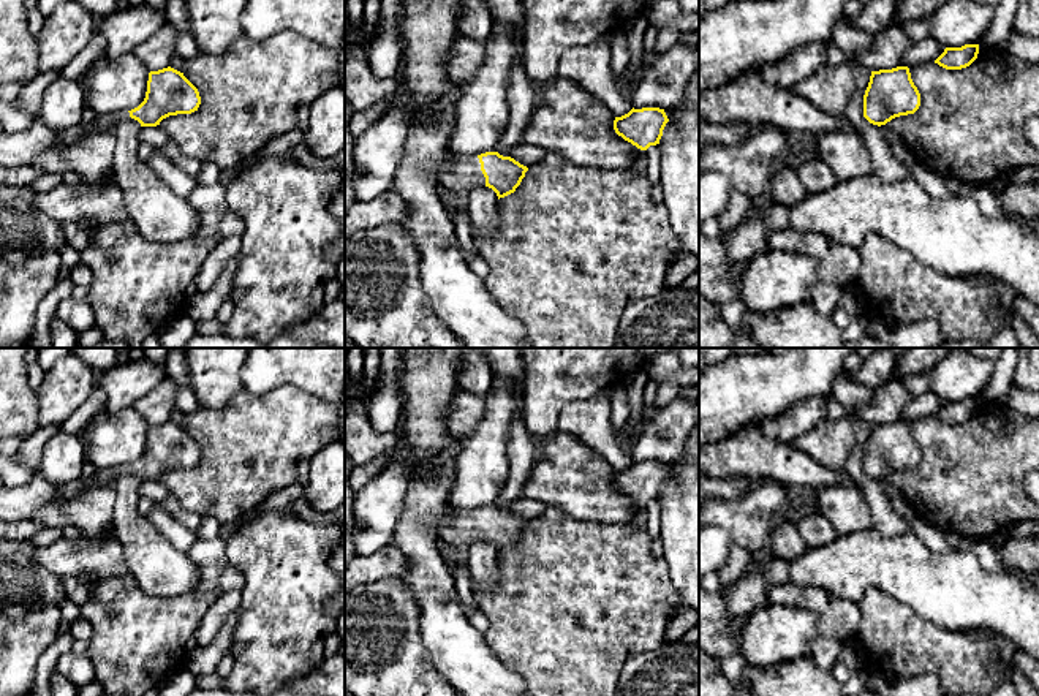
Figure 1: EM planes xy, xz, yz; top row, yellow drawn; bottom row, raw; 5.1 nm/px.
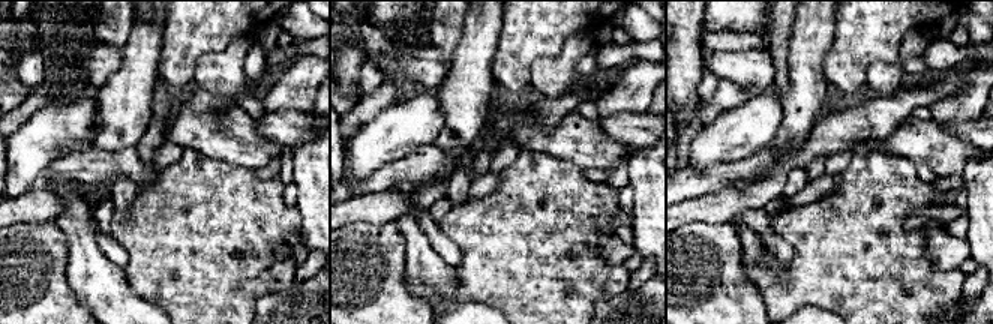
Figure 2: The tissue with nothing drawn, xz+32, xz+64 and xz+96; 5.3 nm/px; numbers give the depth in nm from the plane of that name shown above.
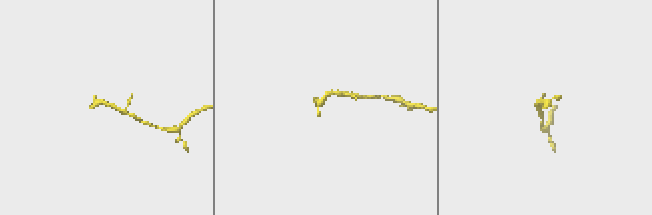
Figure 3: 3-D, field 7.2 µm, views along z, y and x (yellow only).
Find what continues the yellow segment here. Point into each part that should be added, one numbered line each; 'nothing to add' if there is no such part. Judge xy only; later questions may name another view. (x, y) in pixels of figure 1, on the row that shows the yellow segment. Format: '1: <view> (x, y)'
1: xy (100, 122)

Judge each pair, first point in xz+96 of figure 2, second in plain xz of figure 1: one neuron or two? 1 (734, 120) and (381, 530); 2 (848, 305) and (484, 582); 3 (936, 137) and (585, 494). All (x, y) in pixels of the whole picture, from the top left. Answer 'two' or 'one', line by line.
1: one
2: two
3: one

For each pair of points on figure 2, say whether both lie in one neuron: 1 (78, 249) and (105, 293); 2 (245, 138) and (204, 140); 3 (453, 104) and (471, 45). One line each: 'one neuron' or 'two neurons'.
1: one neuron
2: one neuron
3: one neuron

